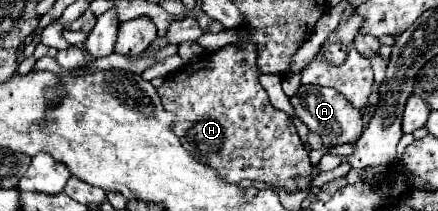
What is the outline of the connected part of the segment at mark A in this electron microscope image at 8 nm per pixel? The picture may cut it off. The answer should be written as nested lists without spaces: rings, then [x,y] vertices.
[[[301,85],[293,97],[289,97],[295,115],[309,127],[311,133],[317,133],[323,139],[325,147],[331,145],[343,145],[343,143],[355,143],[363,133],[363,121],[361,113],[353,109],[353,105],[335,89],[323,89],[313,85]]]

